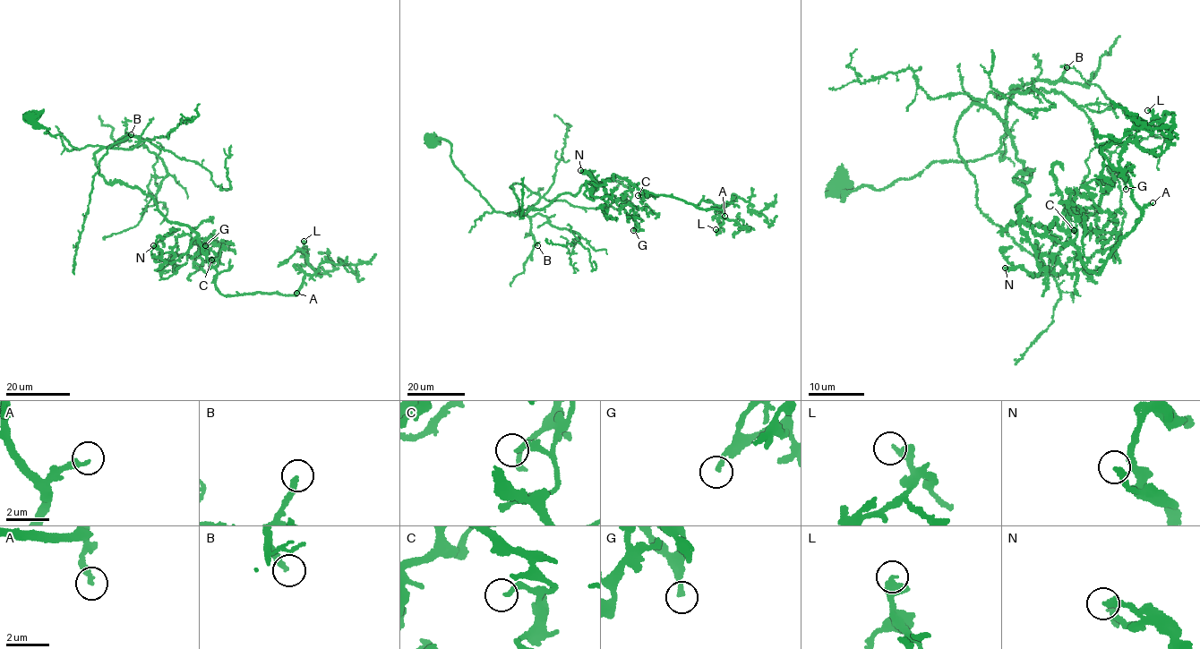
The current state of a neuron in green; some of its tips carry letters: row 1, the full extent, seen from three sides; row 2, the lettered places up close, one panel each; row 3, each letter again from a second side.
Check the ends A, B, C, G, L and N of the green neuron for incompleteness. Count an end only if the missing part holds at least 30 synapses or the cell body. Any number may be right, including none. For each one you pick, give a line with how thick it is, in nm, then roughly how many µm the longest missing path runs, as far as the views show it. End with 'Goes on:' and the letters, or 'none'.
B: 240 nm | 35 µm
L: 200 nm | 9 µm
Goes on: B, L

